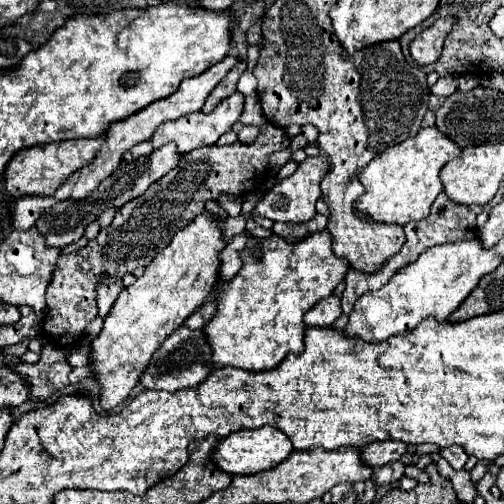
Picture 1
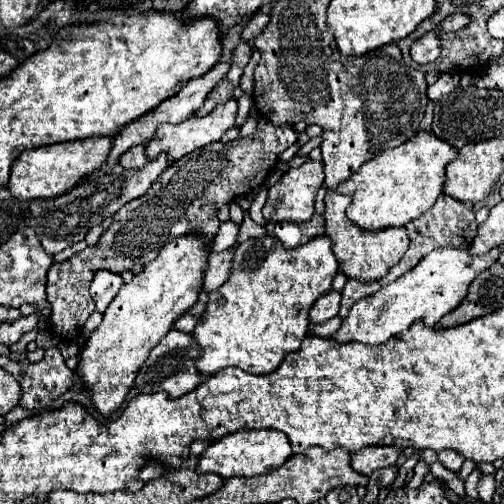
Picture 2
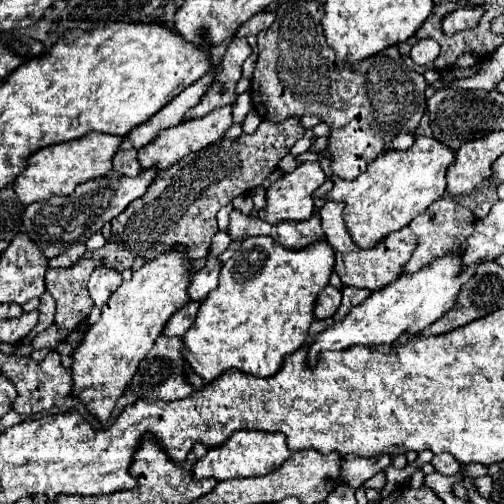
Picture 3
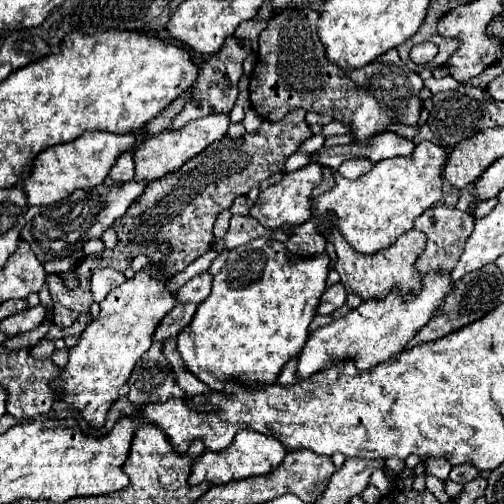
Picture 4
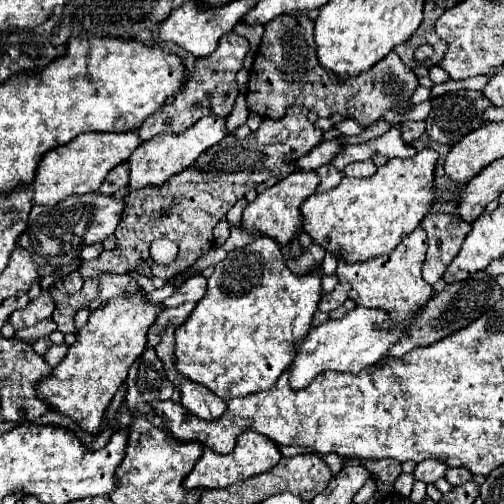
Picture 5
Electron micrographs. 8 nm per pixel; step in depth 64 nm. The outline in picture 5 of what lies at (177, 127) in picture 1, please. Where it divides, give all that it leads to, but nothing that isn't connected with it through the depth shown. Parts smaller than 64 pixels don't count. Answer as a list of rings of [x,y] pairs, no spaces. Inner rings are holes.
[[[206,116],[204,120],[198,120],[192,128],[188,128],[182,134],[158,134],[148,142],[142,142],[136,152],[132,152],[128,166],[130,166],[130,190],[146,188],[146,186],[162,186],[170,180],[170,176],[180,174],[188,166],[192,166],[202,152],[206,152],[210,146],[218,144],[226,136],[226,120],[220,116]]]

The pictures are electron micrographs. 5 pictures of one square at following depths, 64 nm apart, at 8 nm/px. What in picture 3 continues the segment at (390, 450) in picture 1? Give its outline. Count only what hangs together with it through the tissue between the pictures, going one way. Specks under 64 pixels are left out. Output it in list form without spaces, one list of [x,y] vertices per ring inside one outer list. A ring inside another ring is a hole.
[[[380,454],[374,458],[360,458],[360,456],[344,456],[342,470],[340,470],[340,484],[350,488],[362,488],[362,484],[372,478],[376,472],[382,472],[386,466],[390,466],[392,456]]]

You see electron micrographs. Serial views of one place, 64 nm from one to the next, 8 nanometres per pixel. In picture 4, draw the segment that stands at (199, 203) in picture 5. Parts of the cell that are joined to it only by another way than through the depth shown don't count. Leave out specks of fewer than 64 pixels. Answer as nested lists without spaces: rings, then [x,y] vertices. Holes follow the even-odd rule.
[[[302,108],[290,112],[280,122],[264,120],[260,130],[254,134],[246,134],[240,140],[234,140],[230,136],[210,144],[204,152],[200,152],[196,158],[188,160],[180,170],[150,182],[144,188],[144,194],[140,194],[126,214],[116,220],[114,232],[118,234],[118,244],[114,250],[104,252],[104,260],[100,256],[86,256],[78,266],[76,274],[80,278],[80,286],[74,290],[68,290],[62,280],[56,274],[46,276],[50,296],[52,296],[52,322],[58,328],[68,328],[72,322],[90,310],[92,292],[90,292],[90,278],[96,268],[108,266],[114,270],[124,272],[130,262],[136,258],[136,254],[146,254],[152,264],[160,264],[164,258],[164,274],[174,276],[176,272],[182,272],[188,264],[192,264],[198,256],[206,254],[214,244],[212,226],[220,212],[228,210],[238,196],[246,196],[252,188],[256,188],[262,180],[270,178],[272,174],[284,172],[284,162],[288,156],[298,152],[302,142],[312,136],[310,126],[306,124],[306,112]],[[158,240],[168,240],[172,244],[172,252],[168,256],[162,256],[156,250]]]

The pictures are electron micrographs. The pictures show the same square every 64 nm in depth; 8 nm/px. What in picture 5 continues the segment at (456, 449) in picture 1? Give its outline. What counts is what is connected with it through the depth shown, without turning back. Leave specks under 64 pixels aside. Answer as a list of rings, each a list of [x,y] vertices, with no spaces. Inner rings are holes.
[[[426,460],[426,462],[420,462],[414,468],[412,476],[414,476],[414,480],[420,480],[424,484],[430,484],[430,482],[436,482],[438,478],[442,478],[444,472],[446,472],[446,466],[444,464],[438,464],[436,460]]]

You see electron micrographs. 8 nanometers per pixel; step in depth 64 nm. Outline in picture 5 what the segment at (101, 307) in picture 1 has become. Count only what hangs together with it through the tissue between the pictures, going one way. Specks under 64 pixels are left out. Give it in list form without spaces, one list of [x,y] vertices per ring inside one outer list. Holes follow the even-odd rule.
[[[104,274],[100,280],[100,298],[116,298],[116,296],[128,296],[134,292],[142,292],[142,286],[138,280],[130,274],[116,276],[116,274]]]

